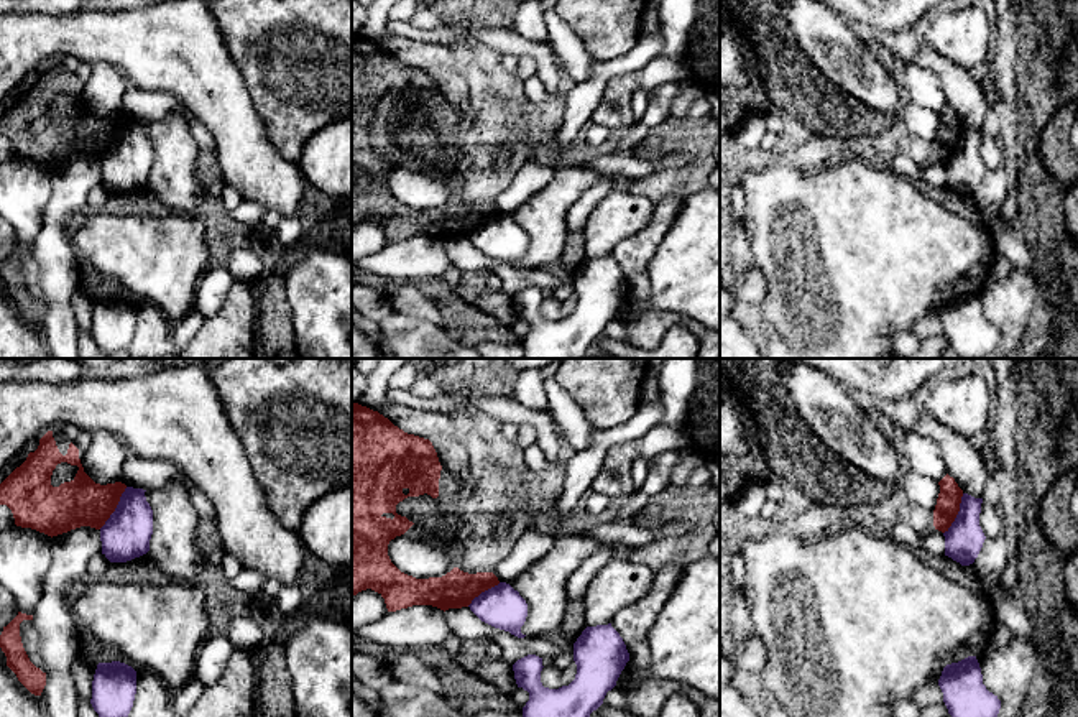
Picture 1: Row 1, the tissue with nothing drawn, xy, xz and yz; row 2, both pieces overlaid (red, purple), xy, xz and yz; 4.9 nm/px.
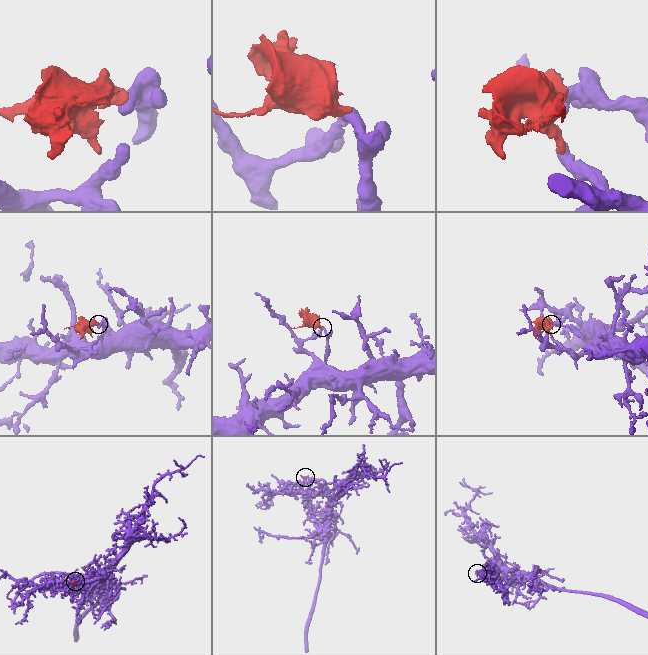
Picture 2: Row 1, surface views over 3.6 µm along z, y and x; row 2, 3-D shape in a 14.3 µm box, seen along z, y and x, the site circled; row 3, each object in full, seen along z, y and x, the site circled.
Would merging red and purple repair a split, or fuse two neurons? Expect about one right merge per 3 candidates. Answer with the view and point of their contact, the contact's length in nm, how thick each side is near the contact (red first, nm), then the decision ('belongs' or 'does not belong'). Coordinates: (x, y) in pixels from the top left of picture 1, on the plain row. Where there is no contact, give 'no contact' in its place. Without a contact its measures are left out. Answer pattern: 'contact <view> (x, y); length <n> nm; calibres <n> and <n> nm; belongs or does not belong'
contact xy (115, 138); length 240 nm; calibres 240 and 240 nm; does not belong

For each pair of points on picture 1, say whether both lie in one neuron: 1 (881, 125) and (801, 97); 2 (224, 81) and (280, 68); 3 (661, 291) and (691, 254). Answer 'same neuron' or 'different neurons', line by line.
1: same neuron
2: different neurons
3: same neuron

